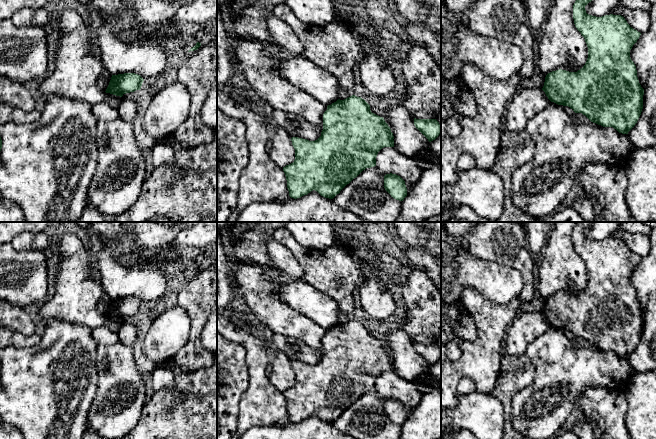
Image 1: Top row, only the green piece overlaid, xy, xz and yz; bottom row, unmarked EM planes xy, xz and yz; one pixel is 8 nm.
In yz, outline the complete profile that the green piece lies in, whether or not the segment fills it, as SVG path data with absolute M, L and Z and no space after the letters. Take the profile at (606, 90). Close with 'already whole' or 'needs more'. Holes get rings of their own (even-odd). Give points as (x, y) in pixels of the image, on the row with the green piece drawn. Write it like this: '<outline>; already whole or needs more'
M576 0L573 5L573 19L577 30L584 37L588 47L588 58L585 65L577 72L556 70L548 73L542 90L551 102L568 106L575 113L582 113L591 122L603 127L613 127L619 133L628 132L637 123L643 109L644 89L641 87L634 62L630 58L630 50L639 39L641 33L633 29L621 15L592 16L586 13L585 6L592 0Z; already whole

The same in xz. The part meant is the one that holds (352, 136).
M355 95L338 99L327 106L323 114L323 130L317 140L291 138L295 160L283 167L289 196L297 199L315 190L321 196L333 199L363 170L376 166L378 152L384 147L394 147L393 139L384 118L372 113L364 99Z; already whole

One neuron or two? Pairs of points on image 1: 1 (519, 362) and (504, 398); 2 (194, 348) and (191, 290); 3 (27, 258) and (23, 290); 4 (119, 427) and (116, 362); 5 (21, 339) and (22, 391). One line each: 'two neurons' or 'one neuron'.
1: one neuron
2: one neuron
3: one neuron
4: one neuron
5: two neurons

